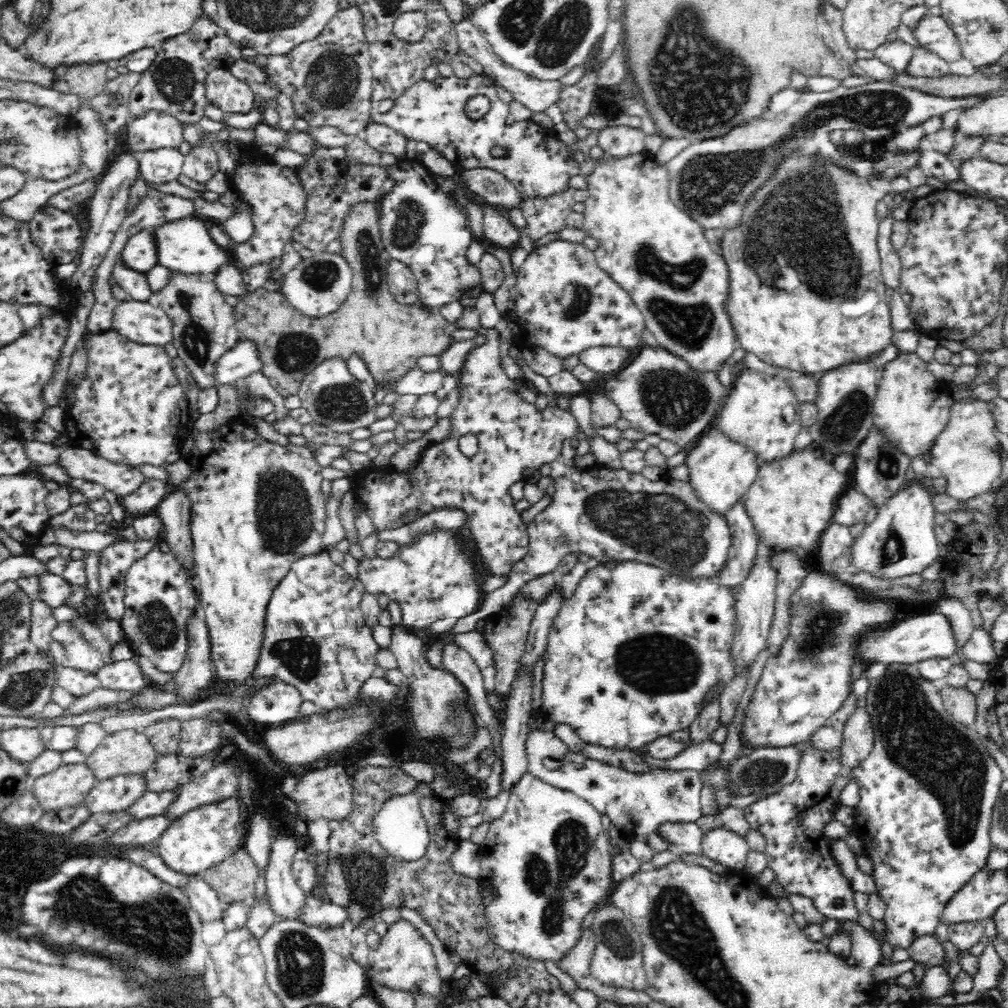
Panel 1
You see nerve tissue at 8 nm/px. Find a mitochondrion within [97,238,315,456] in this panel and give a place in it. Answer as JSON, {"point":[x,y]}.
{"point":[196,339]}

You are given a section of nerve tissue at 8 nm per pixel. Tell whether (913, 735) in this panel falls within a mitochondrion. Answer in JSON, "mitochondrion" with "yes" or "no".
{"mitochondrion":"yes"}

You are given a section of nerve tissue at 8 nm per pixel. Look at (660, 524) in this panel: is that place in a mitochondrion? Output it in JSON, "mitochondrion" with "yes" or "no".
{"mitochondrion":"yes"}

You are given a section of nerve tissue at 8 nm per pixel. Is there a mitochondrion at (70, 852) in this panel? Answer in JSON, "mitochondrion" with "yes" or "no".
{"mitochondrion":"no"}

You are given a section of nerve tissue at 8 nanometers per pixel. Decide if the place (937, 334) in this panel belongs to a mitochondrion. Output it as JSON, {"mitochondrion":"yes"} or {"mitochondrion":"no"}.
{"mitochondrion":"no"}

